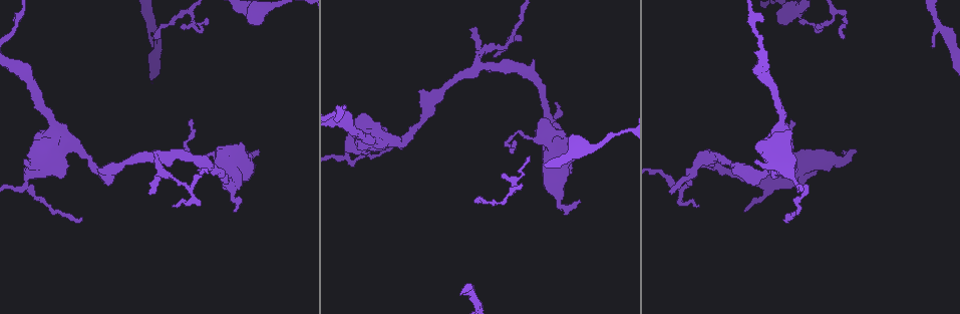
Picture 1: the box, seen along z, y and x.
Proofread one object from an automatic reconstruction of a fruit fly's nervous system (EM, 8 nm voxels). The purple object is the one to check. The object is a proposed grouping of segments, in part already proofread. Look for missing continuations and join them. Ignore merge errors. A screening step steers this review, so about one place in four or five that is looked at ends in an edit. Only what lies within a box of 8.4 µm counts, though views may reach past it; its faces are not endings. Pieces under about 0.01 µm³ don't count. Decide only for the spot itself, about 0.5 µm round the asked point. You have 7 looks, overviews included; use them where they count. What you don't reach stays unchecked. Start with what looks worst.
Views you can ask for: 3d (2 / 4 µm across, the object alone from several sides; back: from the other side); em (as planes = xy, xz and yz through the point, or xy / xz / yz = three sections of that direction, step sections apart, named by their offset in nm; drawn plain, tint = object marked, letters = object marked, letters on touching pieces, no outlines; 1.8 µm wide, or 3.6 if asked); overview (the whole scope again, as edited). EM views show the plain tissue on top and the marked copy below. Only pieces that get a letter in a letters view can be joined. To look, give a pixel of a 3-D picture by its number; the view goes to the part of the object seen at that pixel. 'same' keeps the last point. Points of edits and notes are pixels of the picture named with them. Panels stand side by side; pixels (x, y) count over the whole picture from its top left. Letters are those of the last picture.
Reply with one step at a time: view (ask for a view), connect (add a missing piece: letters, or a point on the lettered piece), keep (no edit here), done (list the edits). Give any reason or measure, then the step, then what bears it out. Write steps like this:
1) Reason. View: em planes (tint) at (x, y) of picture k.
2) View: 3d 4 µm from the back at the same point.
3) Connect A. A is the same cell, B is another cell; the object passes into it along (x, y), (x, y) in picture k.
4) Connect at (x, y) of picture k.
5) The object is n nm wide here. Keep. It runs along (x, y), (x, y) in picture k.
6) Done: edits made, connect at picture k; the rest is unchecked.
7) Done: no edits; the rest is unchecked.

An open end. View: em planes (letters) at (842, 152) of picture 1.

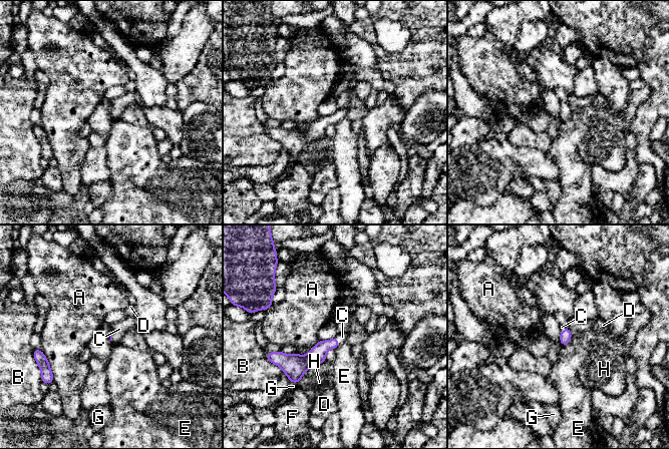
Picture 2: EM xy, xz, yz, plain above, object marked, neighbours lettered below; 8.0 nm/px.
Connect C. C is the same cell, A, B, D, E, F, G and H are other cells; it goes on there.

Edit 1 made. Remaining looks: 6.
Tapers out. View: em planes (letters) at (208, 20) of picture 1.

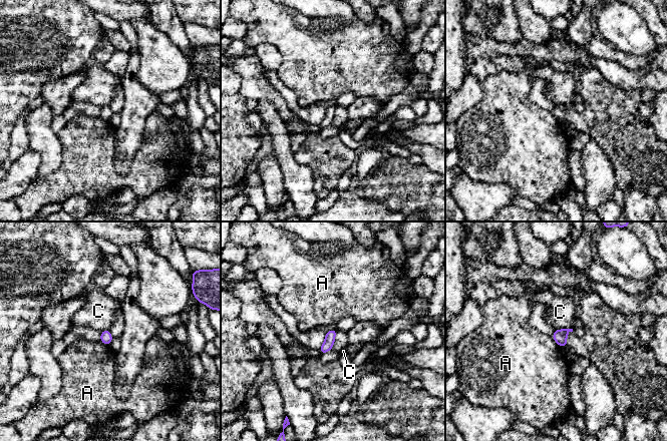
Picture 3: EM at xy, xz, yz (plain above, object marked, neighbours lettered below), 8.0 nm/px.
The object is 80 nm wide here. Keep. A and C are other cells; a border runs along (572, 328), (555, 330) in picture 3; no lettered piece goes on from it.

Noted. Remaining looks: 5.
Tapers out. View: em xy step 16 (letters) at (669, 190) of picture 1.

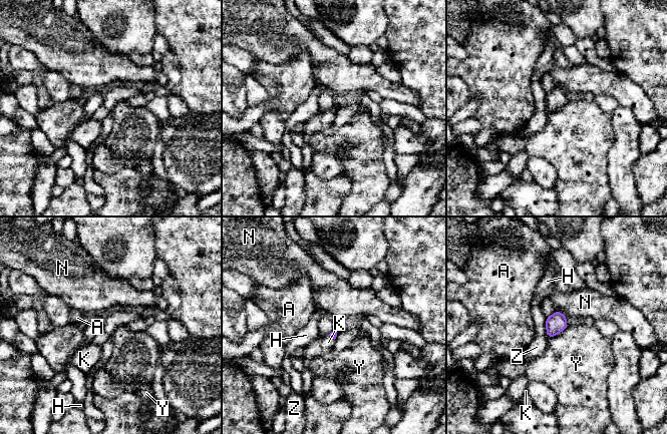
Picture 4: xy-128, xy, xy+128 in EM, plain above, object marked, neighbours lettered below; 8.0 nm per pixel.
View: em yz step 8 (letters) at the same point.

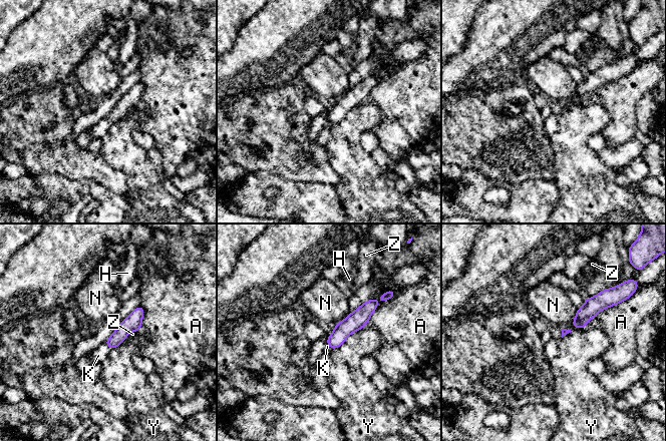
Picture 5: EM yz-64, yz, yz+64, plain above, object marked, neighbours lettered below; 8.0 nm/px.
Connect K. K is the same cell, A, H, N, Y and Z are other cells; the object passes into it along (130, 324), (107, 345), (98, 355) in picture 5; it goes on there.

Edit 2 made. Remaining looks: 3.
Done: edits made, connect at picture 2, connect at picture 5; the rest is unchecked.

